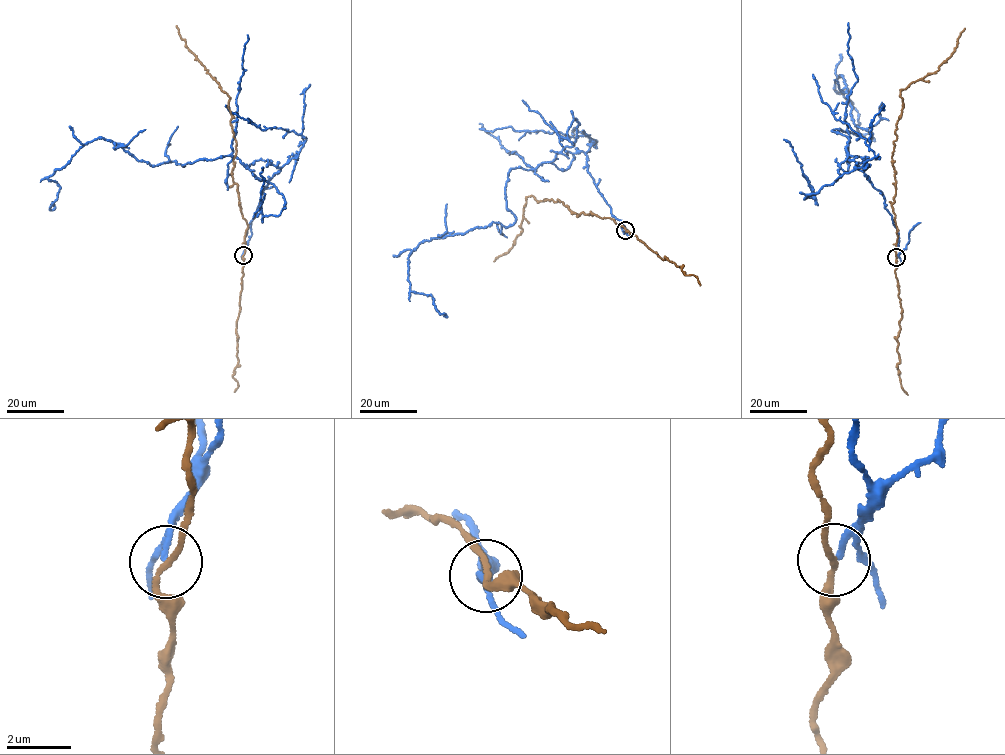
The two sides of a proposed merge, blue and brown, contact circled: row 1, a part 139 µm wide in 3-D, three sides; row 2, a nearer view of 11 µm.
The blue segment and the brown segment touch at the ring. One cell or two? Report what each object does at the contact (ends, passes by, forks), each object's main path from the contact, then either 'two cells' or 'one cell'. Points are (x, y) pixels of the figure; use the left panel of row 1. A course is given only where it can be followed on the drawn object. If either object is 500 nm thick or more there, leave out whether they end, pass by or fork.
blue passes by | brown passes by | blue via (243, 255), (281, 168), (270, 161), (152, 166), (96, 138), (48, 177), (60, 187), (53, 204) | brown via (243, 255), (247, 223), (233, 181), (236, 143), (229, 96), (189, 51), (176, 26) | two cells

